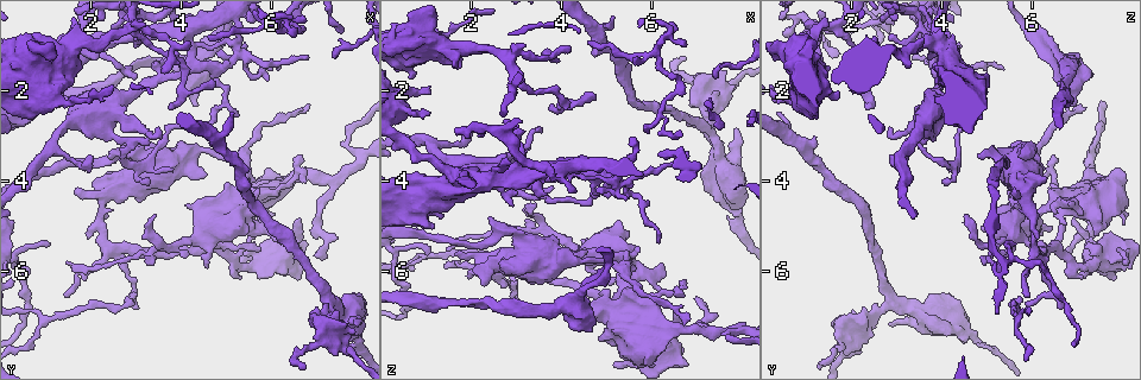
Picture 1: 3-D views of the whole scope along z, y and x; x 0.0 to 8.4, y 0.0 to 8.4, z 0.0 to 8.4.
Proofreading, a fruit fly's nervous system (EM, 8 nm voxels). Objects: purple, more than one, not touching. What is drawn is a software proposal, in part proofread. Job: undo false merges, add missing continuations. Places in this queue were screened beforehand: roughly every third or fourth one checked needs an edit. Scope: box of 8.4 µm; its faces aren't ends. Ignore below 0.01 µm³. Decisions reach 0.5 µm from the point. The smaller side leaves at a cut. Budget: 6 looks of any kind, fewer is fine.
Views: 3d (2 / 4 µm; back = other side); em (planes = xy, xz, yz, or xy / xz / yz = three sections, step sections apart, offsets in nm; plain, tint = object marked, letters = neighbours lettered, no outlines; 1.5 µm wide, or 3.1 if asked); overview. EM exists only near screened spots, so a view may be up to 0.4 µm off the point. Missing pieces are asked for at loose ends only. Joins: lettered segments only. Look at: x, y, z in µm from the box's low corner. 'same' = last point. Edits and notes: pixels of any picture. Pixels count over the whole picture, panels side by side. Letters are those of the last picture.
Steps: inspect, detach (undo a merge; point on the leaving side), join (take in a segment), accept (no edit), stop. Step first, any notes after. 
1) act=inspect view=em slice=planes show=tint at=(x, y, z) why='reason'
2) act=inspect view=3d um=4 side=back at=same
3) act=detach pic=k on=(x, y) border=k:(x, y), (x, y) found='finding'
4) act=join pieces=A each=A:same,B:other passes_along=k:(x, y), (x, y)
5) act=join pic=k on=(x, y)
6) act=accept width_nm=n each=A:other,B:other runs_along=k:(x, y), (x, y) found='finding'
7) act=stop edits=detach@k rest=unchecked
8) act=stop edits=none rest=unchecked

act=inspect view=3d um=4 at=(4.85, 1.05, 6.05) why='branch stops here'

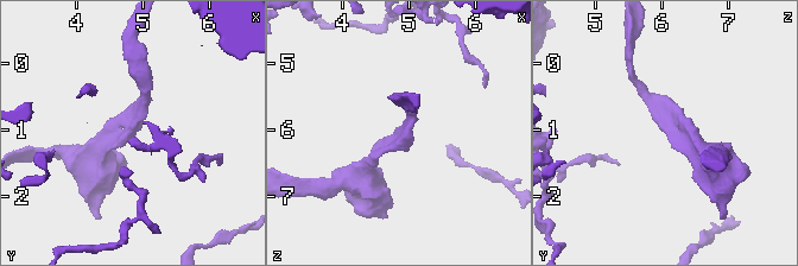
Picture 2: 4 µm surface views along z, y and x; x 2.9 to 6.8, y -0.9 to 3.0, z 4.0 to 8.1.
act=inspect view=em slice=xy step=8 show=letters at=(4.90, 1.00, 6.05) why='need the tissue'

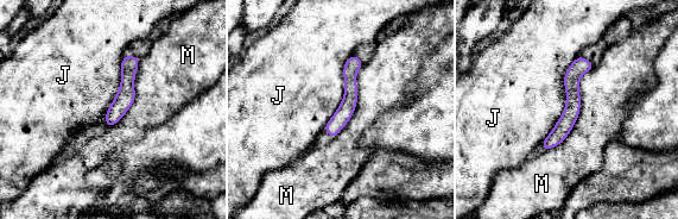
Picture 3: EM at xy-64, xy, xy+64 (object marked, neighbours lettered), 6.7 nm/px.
act=accept each=J:other,M:other border=3:(595, 66), (543, 151) found='none of them fits'

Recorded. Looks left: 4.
act=inspect view=3d um=4 at=(2.00, 3.45, 2.90) why='free end'

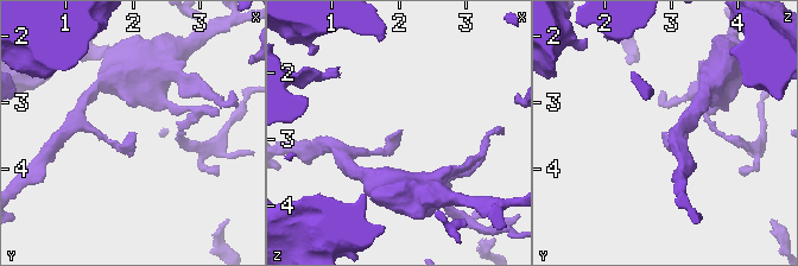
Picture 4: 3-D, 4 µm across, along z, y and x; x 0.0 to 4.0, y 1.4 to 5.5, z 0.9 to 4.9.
act=inspect view=em slice=planes show=letters at=(1.90, 3.45, 2.90) why='now the EM'

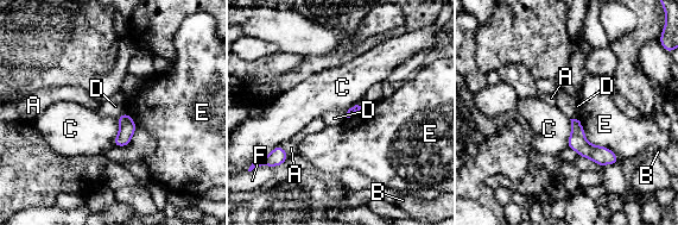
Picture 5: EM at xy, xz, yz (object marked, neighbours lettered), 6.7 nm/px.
act=accept longest_contact=E:400nm each=A:other,B:other,C:other,D:other,E:other,F:other found='none of them fits'

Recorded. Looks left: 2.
act=inspect view=em slice=planes show=letters at=(7.65, 3.15, 7.35) why='three-way junction'

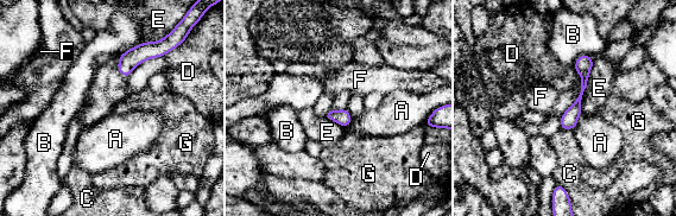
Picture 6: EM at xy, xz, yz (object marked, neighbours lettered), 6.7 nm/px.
act=accept longest_contact=E:380nm each=A:other,B:other,C:other,D:other,E:other,F:other,G:other found='one neuron here'

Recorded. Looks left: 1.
act=stop edits=none rest=unchecked

